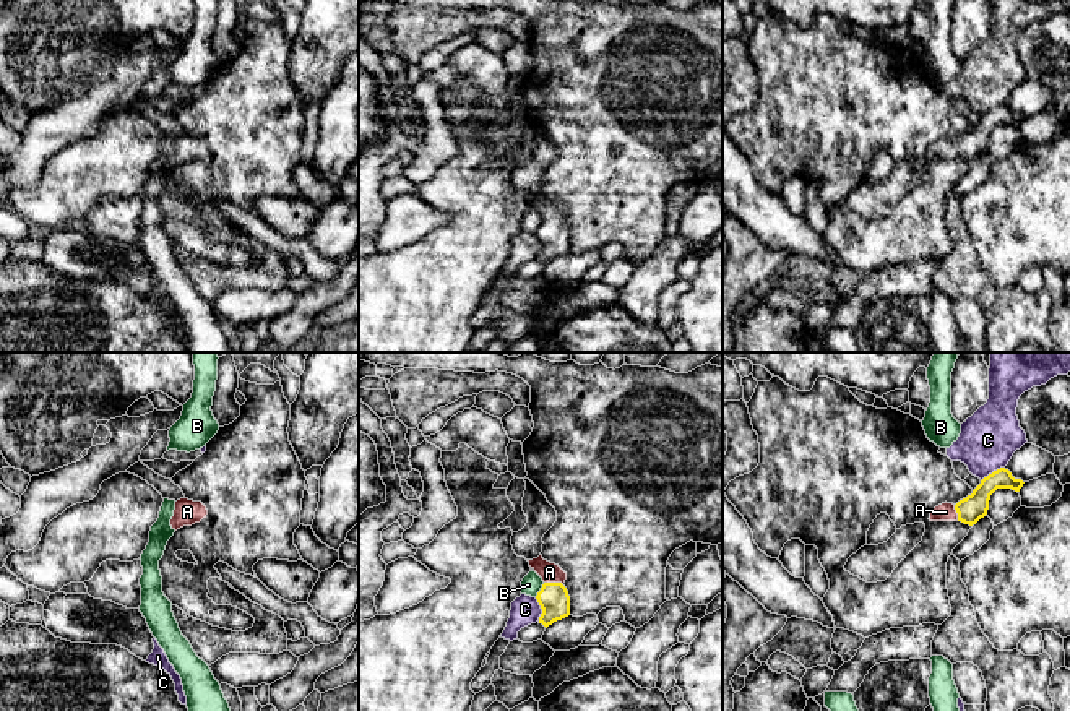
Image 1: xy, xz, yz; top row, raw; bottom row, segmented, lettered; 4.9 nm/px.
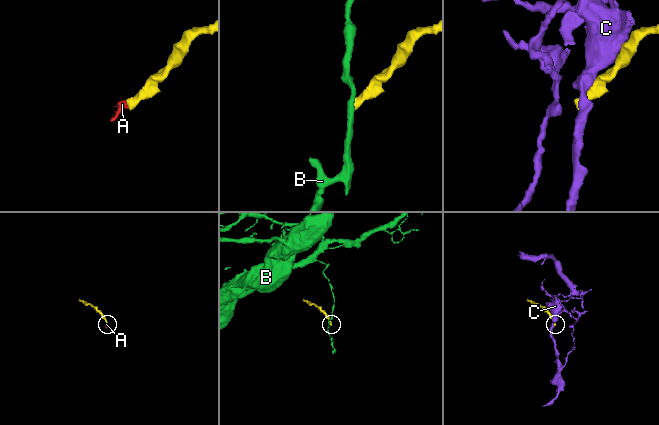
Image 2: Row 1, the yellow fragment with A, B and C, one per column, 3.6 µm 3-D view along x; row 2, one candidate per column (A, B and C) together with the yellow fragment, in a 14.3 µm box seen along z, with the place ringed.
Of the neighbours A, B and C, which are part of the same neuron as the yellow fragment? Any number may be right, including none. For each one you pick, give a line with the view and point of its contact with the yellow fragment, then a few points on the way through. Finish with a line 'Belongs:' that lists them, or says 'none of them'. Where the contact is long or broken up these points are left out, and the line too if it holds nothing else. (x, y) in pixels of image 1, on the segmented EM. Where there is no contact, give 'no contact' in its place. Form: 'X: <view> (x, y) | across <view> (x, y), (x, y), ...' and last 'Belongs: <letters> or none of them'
A: xz (554, 583) | across xz (554, 599), (554, 583), (549, 572)
Belongs: A

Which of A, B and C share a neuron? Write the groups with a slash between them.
A / B / C

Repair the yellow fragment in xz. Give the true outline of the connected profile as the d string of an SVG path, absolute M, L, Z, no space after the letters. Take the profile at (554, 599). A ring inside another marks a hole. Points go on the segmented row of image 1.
M542 555L528 562L544 581L536 599L542 609L539 623L547 628L554 622L570 615L570 596L563 586L567 573L559 565L544 560Z

